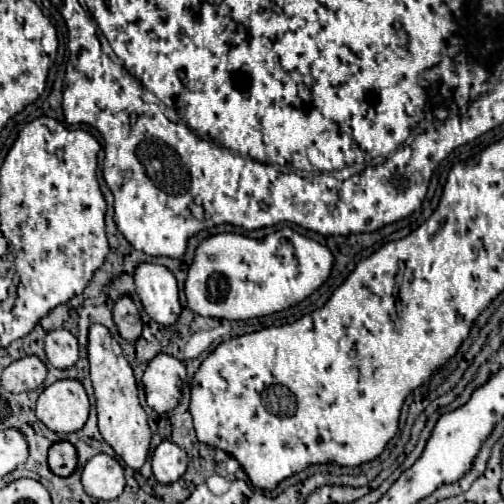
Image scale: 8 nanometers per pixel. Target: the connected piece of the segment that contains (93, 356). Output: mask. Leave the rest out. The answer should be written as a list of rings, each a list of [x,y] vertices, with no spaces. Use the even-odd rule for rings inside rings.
[[[92,325],[88,333],[88,359],[90,359],[90,379],[94,383],[96,393],[96,411],[98,411],[98,429],[104,441],[116,451],[118,457],[132,469],[140,469],[146,463],[150,451],[150,427],[146,421],[146,413],[138,401],[138,387],[128,365],[120,343],[110,335],[104,325]]]

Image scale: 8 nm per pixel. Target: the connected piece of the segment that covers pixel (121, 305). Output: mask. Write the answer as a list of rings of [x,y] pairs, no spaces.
[[[122,297],[116,305],[114,305],[114,323],[118,327],[118,333],[122,339],[134,343],[140,333],[142,333],[142,321],[140,321],[140,313],[136,309],[136,305],[132,303],[130,297]]]

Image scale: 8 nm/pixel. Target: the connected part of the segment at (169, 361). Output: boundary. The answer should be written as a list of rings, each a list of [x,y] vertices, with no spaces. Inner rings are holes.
[[[156,355],[144,371],[146,403],[156,413],[166,413],[174,409],[182,397],[182,385],[186,379],[186,367],[170,355]]]

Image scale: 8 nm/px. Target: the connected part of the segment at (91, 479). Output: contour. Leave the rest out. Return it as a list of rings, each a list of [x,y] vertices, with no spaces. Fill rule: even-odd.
[[[100,453],[82,469],[82,485],[90,497],[112,501],[114,497],[120,497],[126,481],[120,463],[114,457]]]

